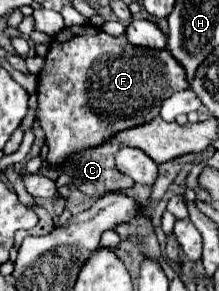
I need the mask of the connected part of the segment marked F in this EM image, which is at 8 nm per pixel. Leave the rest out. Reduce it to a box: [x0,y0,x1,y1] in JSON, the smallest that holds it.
[36,24,186,168]

